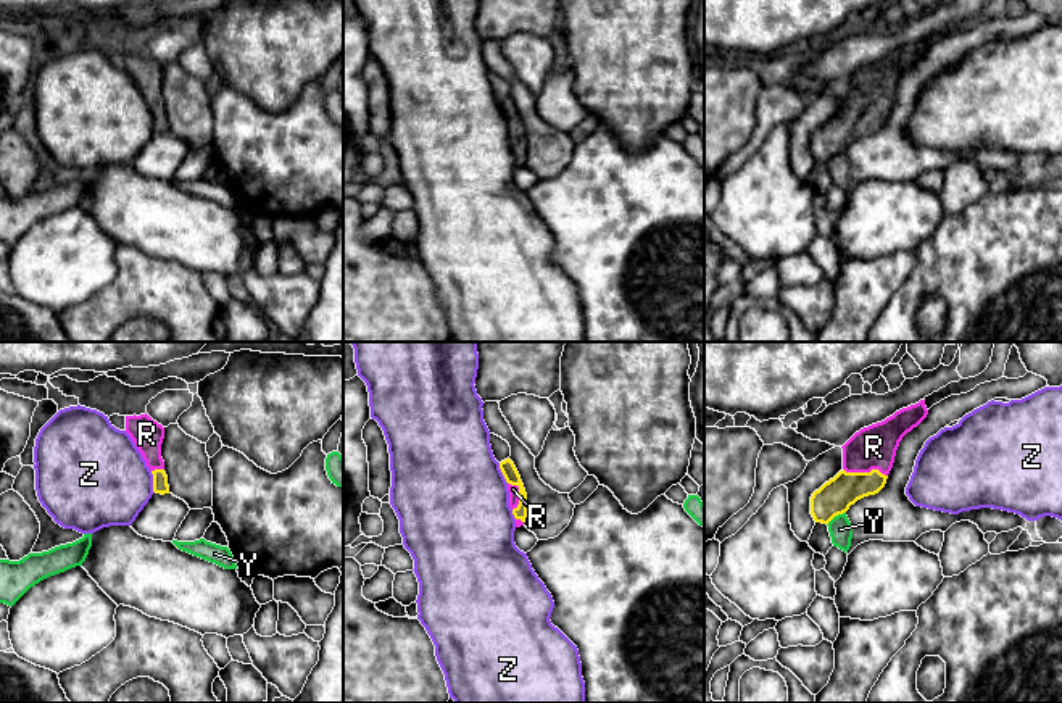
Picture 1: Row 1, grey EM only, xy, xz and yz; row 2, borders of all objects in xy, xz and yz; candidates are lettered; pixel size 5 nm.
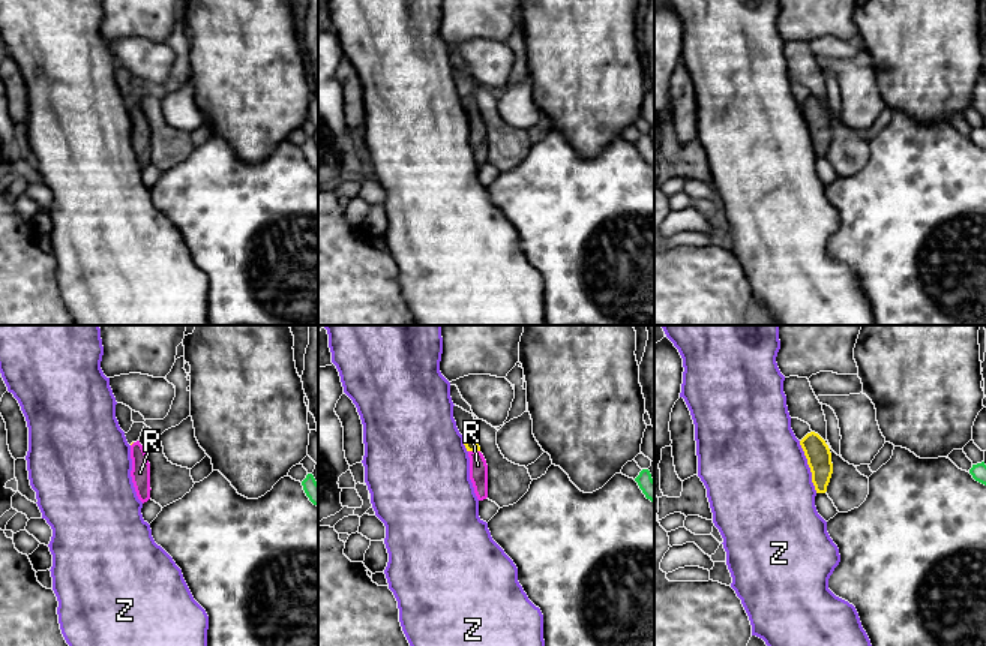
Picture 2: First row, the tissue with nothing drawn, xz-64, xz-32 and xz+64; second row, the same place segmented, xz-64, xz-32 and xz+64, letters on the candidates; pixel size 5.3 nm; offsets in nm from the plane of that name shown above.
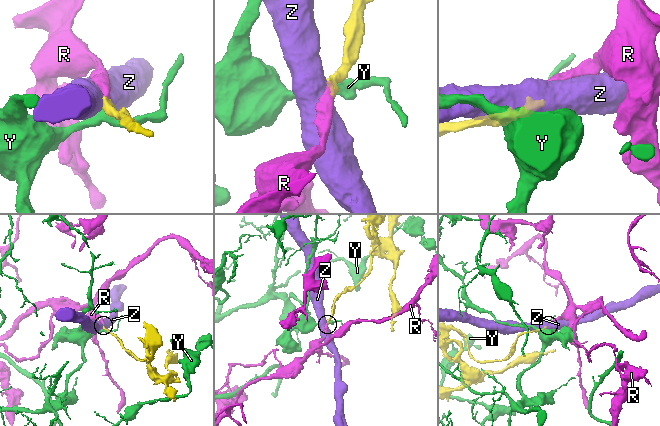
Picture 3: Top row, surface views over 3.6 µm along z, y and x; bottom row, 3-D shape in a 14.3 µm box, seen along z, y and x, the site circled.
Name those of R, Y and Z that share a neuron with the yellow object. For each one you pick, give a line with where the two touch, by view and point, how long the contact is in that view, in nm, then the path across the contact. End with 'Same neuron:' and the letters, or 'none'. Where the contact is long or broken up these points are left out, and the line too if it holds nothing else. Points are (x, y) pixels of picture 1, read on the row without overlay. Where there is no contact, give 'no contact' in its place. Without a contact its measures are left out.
R: yz (866, 112) | 220 nm | across yz (835, 136), (866, 112), (867, 95), (874, 86)
Same neuron: R

